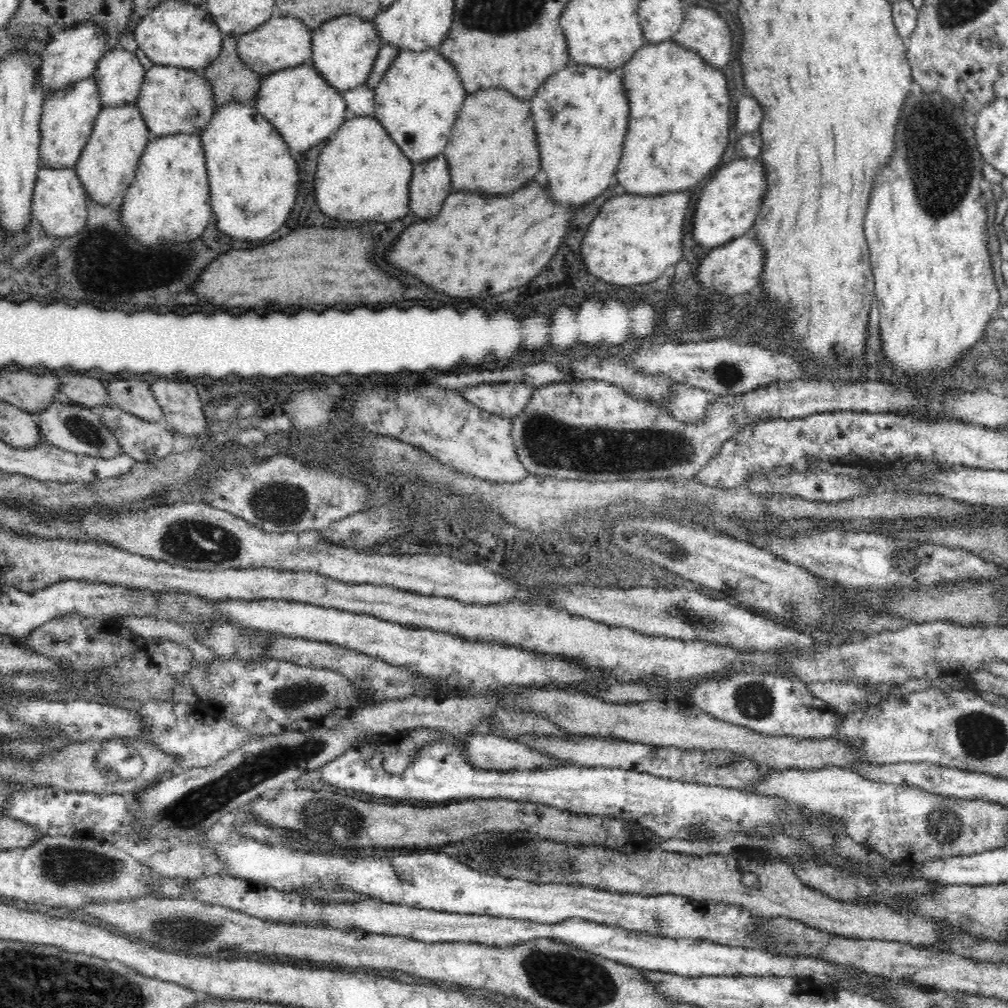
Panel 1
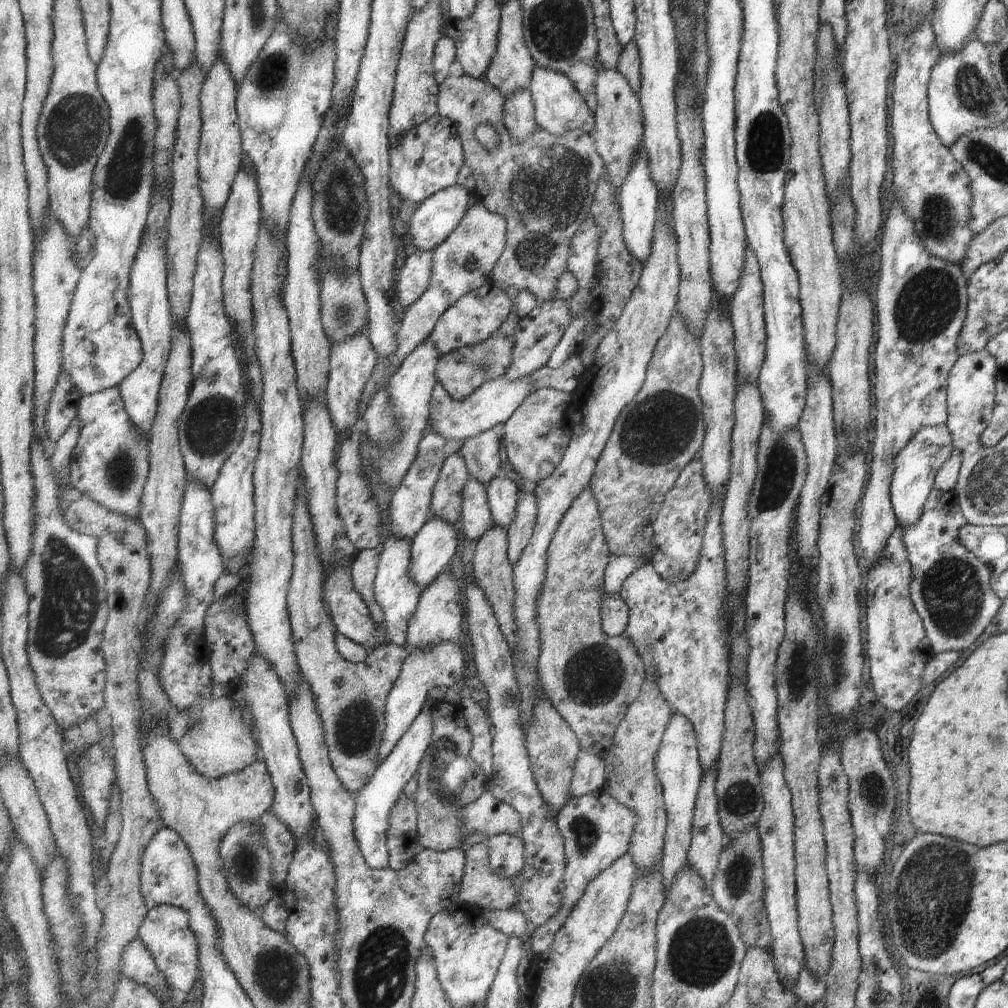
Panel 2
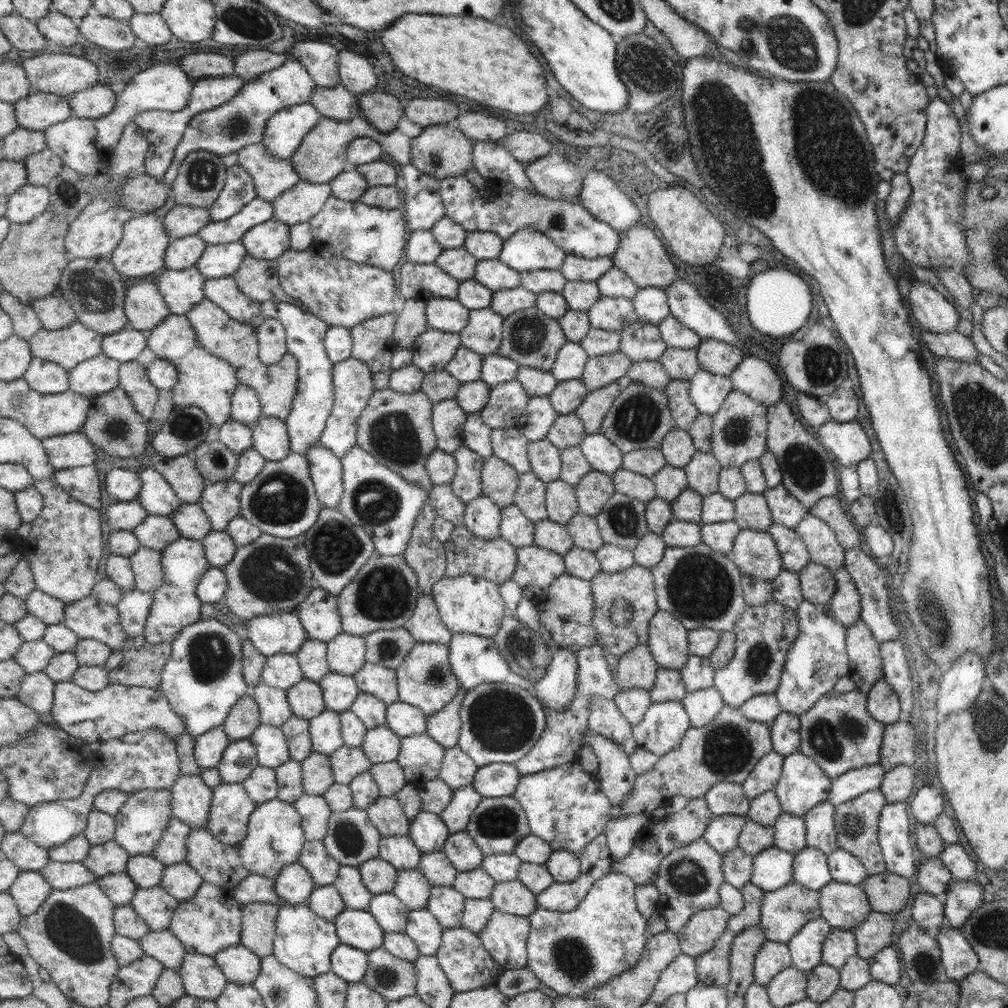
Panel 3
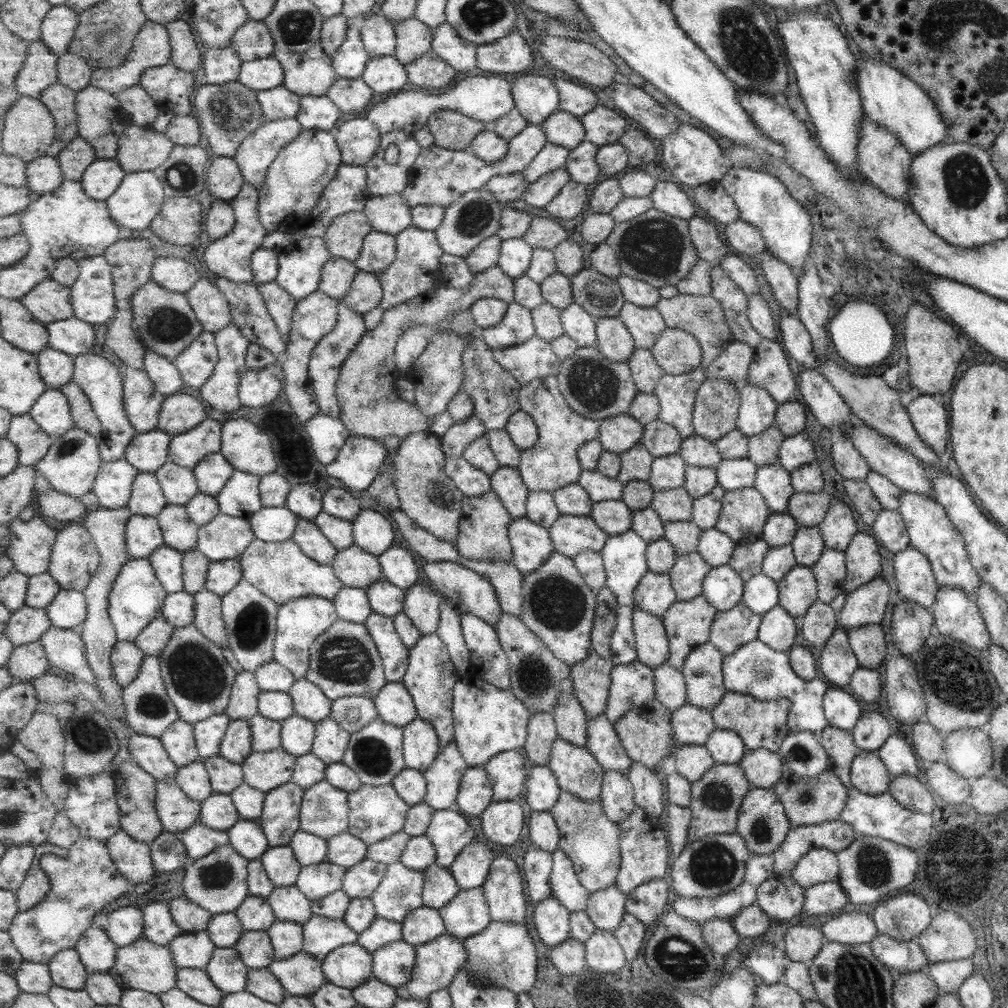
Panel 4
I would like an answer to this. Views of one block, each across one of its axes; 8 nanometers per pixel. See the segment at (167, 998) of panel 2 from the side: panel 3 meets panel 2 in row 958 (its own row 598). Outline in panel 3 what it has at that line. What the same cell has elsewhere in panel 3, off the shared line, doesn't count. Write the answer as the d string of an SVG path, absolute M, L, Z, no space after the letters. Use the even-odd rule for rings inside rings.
M137 588L129 590L122 596L117 607L122 618L122 625L131 641L135 636L144 634L153 603L154 593L146 593Z

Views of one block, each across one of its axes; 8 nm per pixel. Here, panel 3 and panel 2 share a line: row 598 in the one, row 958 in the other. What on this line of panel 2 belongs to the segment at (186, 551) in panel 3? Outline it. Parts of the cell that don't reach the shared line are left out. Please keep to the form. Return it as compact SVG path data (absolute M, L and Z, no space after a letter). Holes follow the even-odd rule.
M163 903L149 908L146 921L141 925L138 937L153 955L155 964L165 976L169 988L183 993L195 986L200 978L199 941L190 925L189 912L184 908Z

